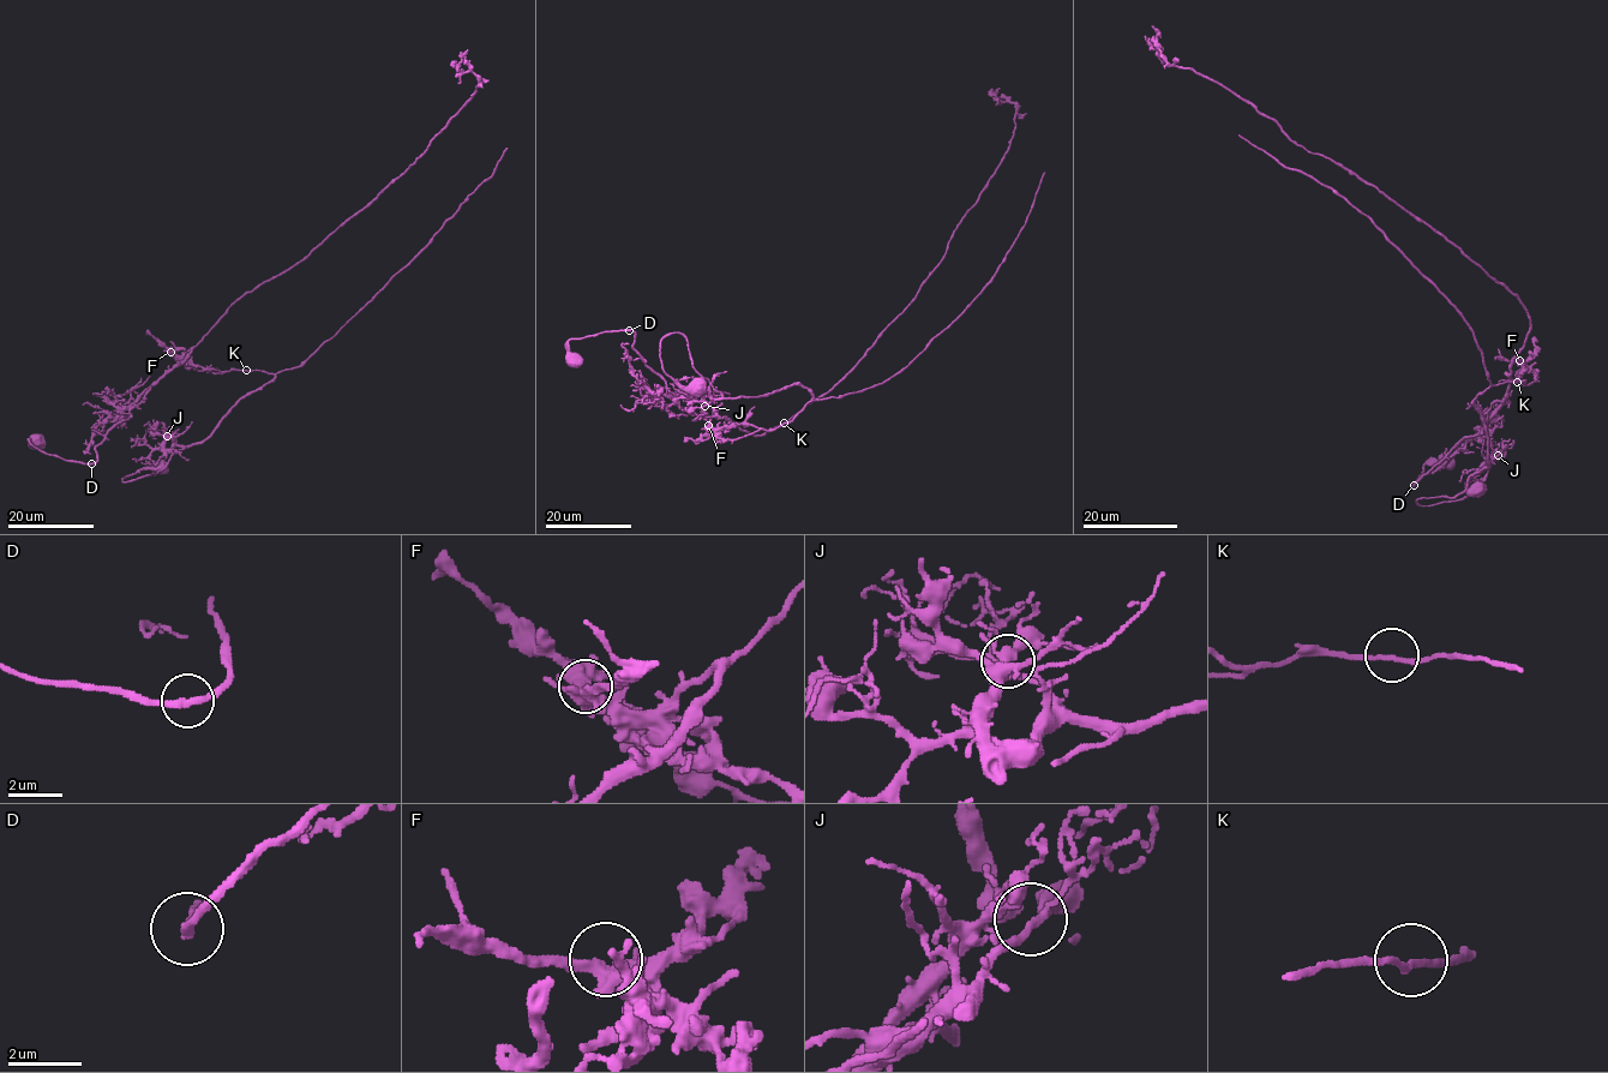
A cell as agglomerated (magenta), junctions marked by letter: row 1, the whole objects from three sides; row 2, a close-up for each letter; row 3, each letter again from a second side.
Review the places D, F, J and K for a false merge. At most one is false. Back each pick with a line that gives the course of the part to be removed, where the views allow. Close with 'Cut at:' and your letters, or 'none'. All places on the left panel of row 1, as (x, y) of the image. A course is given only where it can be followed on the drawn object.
K: foreign part runs (246, 370), (274, 373), (301, 366), (431, 241), (493, 174), (508, 148)
Cut at: K

